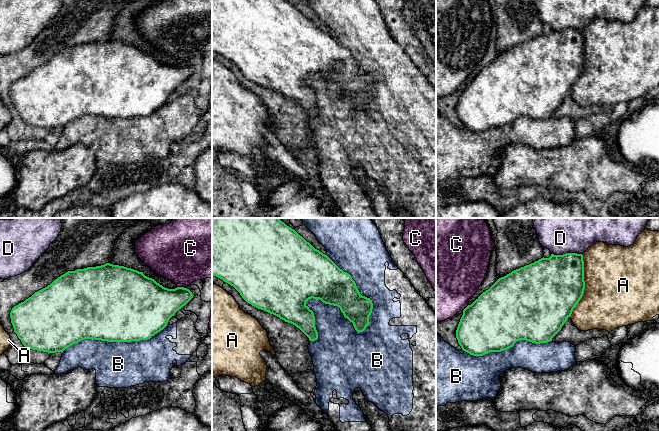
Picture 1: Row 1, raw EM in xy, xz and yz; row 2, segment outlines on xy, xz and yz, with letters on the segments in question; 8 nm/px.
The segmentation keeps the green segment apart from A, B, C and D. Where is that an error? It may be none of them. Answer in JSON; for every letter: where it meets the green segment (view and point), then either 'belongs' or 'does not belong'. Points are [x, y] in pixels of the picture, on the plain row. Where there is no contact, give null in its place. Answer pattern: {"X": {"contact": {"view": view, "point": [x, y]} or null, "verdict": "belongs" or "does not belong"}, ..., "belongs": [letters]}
{"A": {"contact": {"view": "yz", "point": [584, 61]}, "verdict": "does not belong"}, "B": {"contact": {"view": "xz", "point": [353, 101]}, "verdict": "does not belong"}, "C": {"contact": {"view": "xy", "point": [180, 63]}, "verdict": "does not belong"}, "D": {"contact": {"view": "yz", "point": [566, 29]}, "verdict": "does not belong"}, "belongs": []}

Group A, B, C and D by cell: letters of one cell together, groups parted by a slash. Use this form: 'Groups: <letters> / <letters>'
Groups: A / B / C / D

